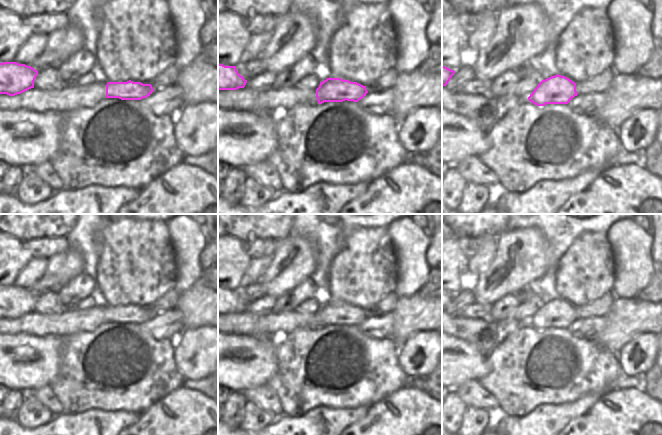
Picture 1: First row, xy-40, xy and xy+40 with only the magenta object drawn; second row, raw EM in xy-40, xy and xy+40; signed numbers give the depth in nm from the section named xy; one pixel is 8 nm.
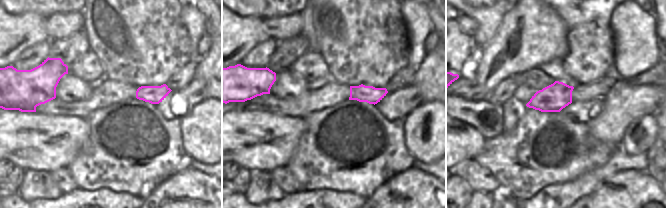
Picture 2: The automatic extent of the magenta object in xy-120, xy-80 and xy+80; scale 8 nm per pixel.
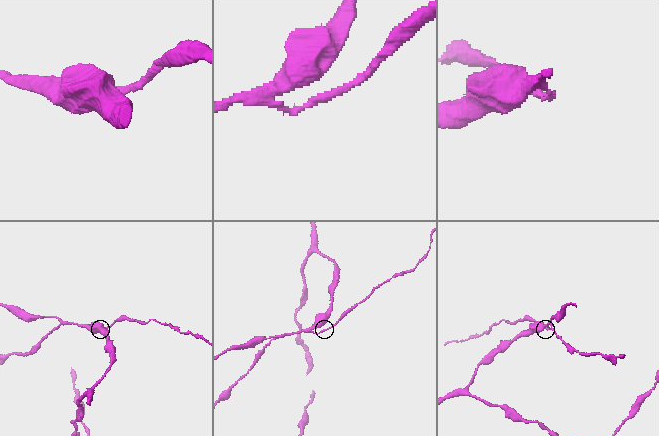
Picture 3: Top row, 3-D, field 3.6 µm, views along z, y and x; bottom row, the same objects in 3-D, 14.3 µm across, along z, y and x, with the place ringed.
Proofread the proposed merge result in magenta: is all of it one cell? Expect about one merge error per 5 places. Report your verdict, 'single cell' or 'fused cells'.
fused cells

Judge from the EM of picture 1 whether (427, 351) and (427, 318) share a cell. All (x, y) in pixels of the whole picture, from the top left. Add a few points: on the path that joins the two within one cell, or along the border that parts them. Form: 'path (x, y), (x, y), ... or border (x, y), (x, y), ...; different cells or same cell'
border (431, 329), (417, 331), (405, 339); different cells

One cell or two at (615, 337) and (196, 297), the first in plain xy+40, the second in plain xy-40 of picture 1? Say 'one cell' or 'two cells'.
one cell

